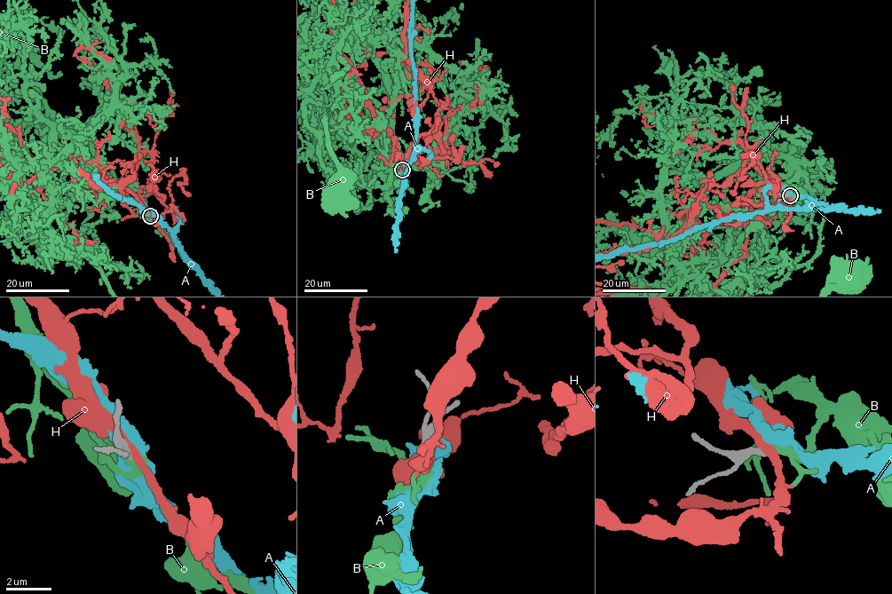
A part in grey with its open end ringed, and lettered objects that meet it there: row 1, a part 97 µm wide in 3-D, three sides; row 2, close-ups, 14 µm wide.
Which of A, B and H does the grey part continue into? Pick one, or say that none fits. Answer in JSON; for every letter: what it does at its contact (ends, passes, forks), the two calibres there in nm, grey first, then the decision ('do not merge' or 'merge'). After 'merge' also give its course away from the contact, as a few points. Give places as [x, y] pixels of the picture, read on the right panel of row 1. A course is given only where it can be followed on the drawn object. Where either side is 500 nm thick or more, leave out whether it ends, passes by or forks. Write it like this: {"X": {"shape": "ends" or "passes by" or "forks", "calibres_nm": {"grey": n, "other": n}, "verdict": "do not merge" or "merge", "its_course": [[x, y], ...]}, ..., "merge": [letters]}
{"A": {"shape": "forks", "calibres_nm": {"grey": 300, "other": 480}, "verdict": "do not merge"}, "B": {"shape": "passes by", "calibres_nm": {"grey": 280, "other": 340}, "verdict": "merge"}, "H": {"shape": "passes by", "calibres_nm": {"grey": 360, "other": 380}, "verdict": "do not merge"}, "merge": ["B"]}

